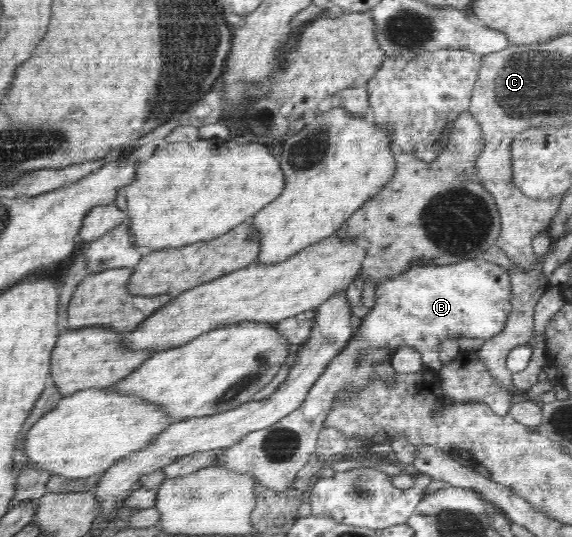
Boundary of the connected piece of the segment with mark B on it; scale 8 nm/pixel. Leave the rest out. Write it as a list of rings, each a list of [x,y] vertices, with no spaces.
[[[482,258],[464,259],[462,262],[450,264],[450,266],[412,266],[410,270],[388,278],[382,282],[382,286],[376,286],[375,303],[363,318],[357,333],[346,343],[344,349],[332,359],[326,366],[322,376],[314,382],[306,400],[297,410],[288,416],[276,421],[276,424],[262,430],[246,434],[240,442],[229,446],[220,453],[211,466],[223,466],[226,470],[233,470],[240,474],[251,474],[256,482],[274,491],[283,491],[294,478],[297,472],[309,461],[309,456],[315,453],[319,432],[324,427],[326,416],[333,410],[336,398],[340,390],[346,390],[349,394],[358,394],[370,384],[374,376],[376,364],[386,362],[392,357],[398,348],[409,346],[416,348],[422,357],[424,368],[430,368],[438,372],[442,367],[439,360],[440,344],[448,338],[494,338],[500,334],[508,322],[510,316],[510,274],[504,268],[494,262],[487,262]]]

